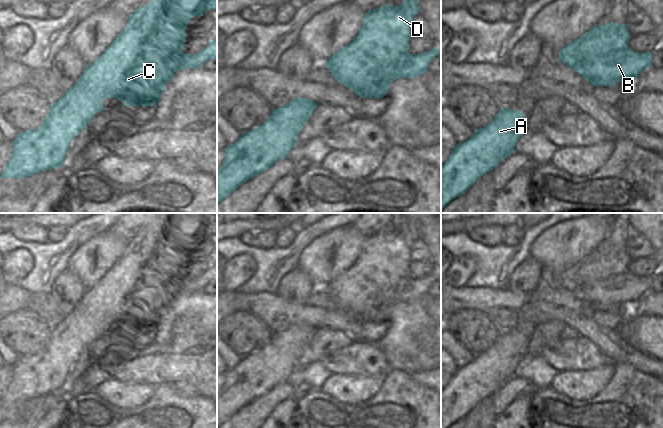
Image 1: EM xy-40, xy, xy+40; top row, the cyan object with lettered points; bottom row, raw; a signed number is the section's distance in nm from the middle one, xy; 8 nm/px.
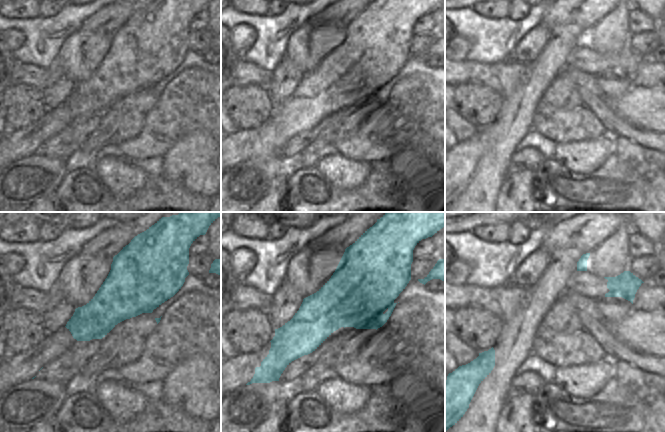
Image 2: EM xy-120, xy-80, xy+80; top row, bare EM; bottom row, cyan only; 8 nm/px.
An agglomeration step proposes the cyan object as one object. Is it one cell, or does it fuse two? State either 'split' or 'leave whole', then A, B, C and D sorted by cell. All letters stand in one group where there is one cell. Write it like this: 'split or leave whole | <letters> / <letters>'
split | A C D / B

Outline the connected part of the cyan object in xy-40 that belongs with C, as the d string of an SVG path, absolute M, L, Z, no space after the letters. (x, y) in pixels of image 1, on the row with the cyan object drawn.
M153 0L146 6L142 6L135 10L127 21L125 29L115 38L113 43L90 65L85 66L85 69L79 79L54 103L51 104L49 113L43 123L34 130L28 130L21 132L17 135L12 142L13 151L11 157L1 174L0 178L26 178L52 168L61 168L65 155L69 149L69 143L89 124L91 119L100 111L104 110L103 99L104 98L116 98L123 101L123 106L154 106L161 99L161 95L169 81L166 77L172 70L176 69L177 63L183 55L183 45L187 37L185 29L189 21L194 16L203 16L203 13L208 10L217 10L217 0Z

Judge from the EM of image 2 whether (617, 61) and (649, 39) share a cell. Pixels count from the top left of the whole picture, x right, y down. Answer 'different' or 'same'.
different

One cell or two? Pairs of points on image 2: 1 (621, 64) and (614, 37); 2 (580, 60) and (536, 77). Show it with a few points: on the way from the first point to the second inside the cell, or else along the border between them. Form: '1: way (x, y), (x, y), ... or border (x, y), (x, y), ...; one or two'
1: border (628, 46), (615, 52), (598, 53), (594, 50); two
2: border (576, 46), (567, 58), (566, 66); two

